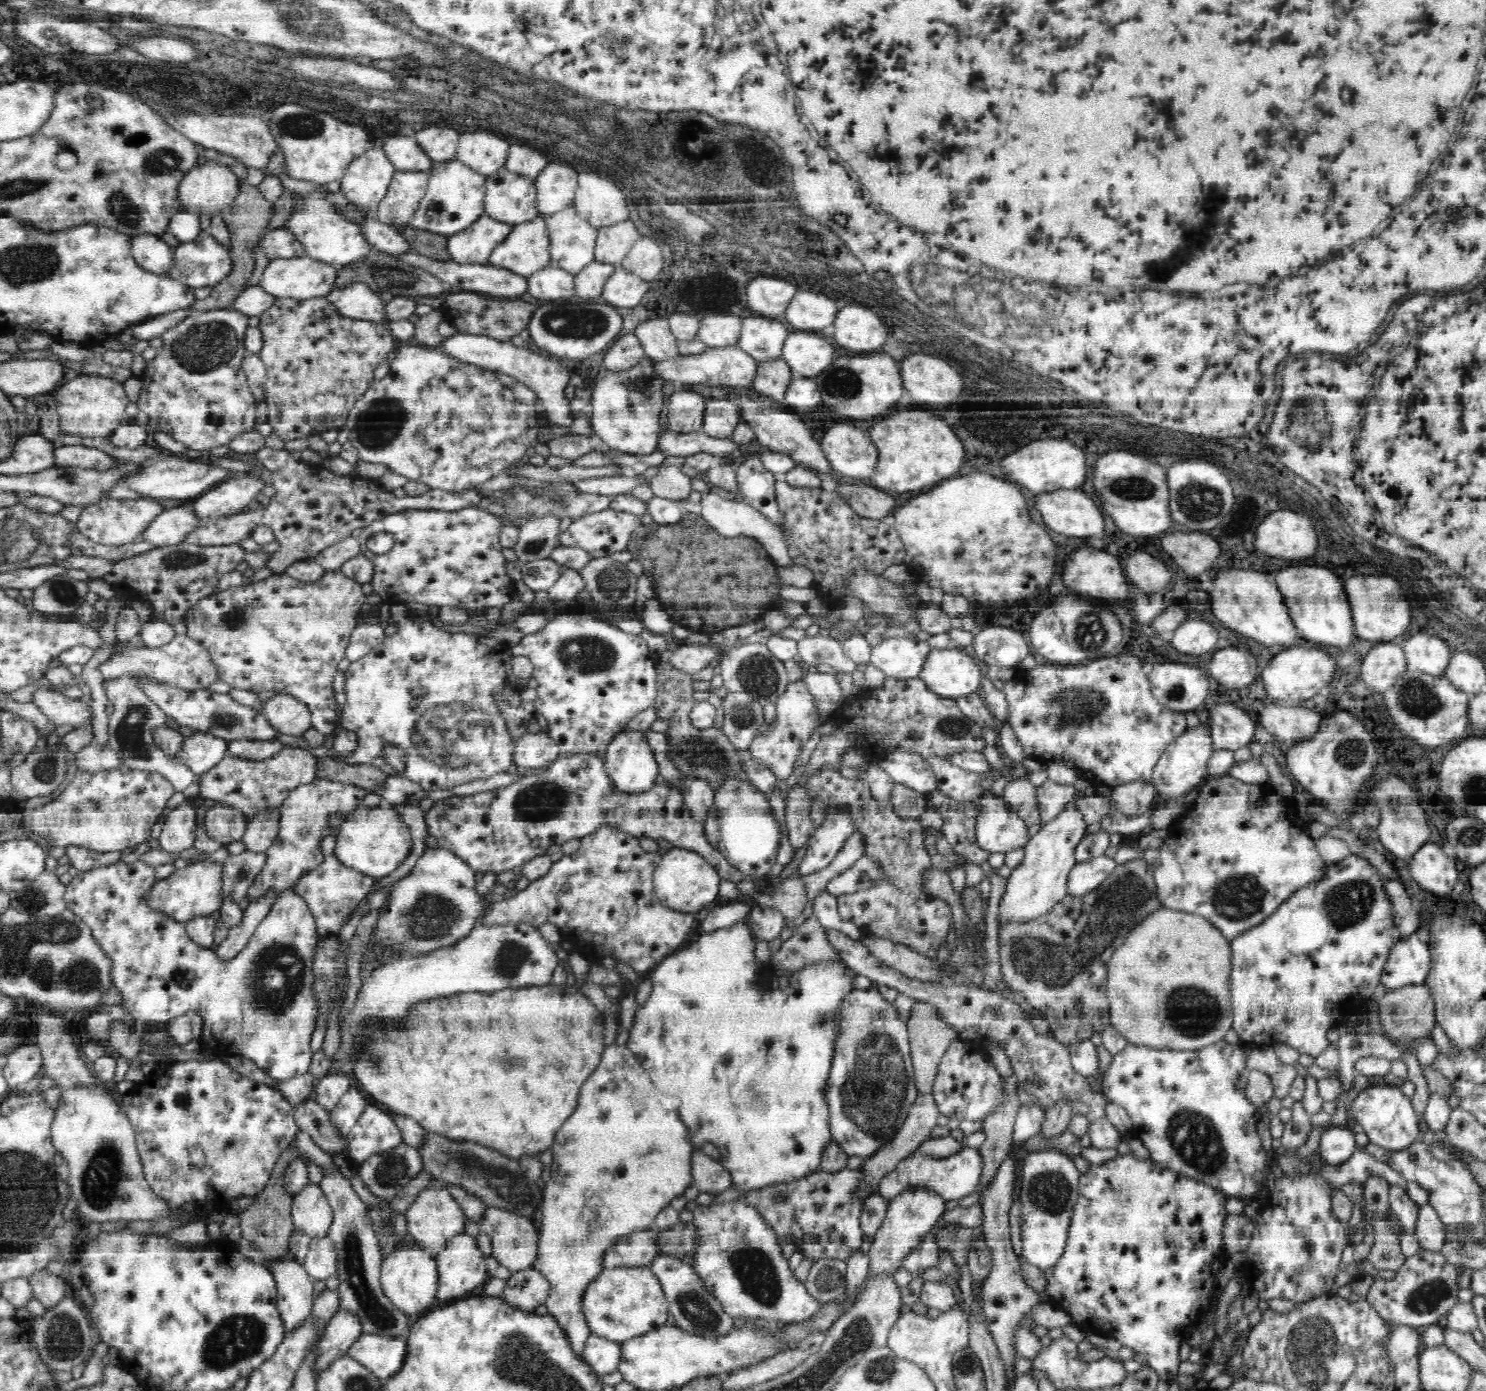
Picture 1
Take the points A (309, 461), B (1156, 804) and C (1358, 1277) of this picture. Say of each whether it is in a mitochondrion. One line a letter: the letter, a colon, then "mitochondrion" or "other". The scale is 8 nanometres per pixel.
A: other
B: other
C: other

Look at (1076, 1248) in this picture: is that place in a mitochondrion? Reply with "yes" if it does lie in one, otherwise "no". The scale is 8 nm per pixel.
no

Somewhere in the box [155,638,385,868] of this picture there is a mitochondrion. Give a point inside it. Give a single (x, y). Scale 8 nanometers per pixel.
(222, 721)

